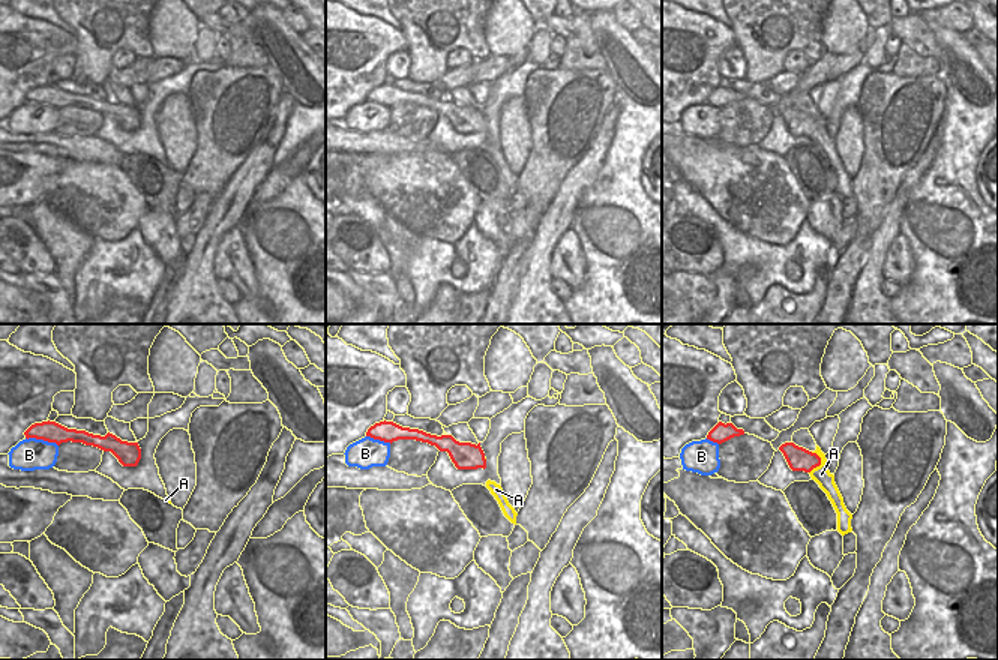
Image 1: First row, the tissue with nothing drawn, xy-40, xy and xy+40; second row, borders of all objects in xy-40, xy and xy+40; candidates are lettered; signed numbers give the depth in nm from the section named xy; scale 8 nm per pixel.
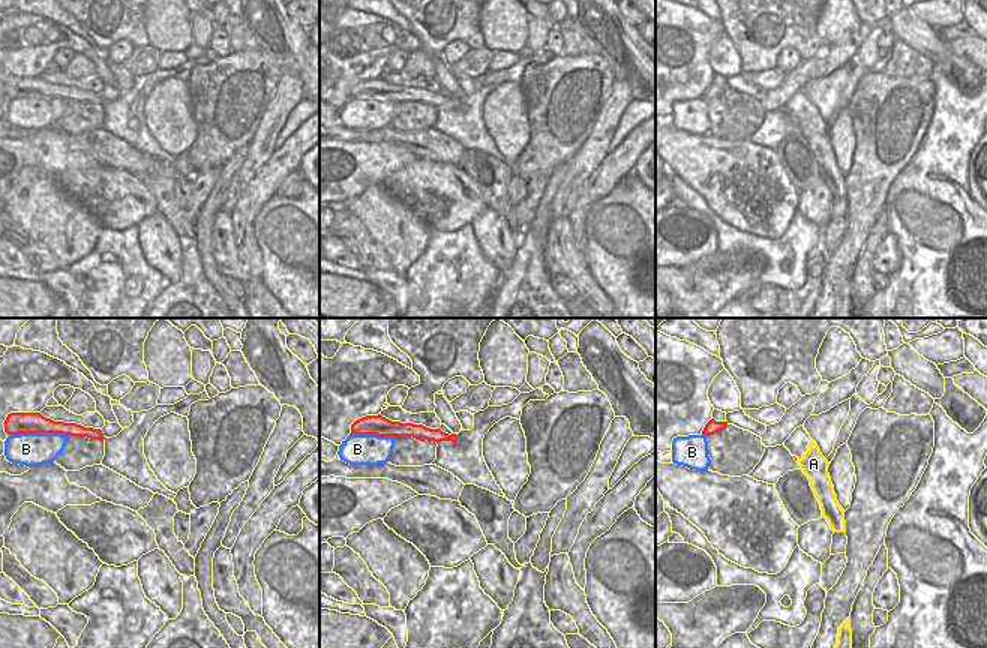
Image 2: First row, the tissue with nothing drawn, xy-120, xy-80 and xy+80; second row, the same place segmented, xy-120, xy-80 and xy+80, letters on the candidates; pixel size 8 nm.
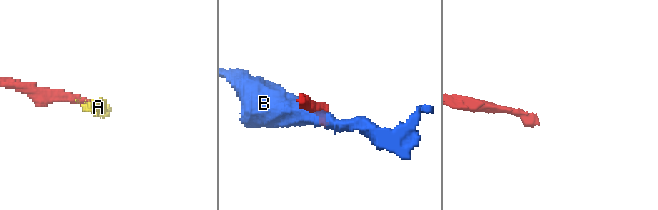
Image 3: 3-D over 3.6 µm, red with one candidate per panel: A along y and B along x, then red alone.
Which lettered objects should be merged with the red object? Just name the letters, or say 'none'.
A

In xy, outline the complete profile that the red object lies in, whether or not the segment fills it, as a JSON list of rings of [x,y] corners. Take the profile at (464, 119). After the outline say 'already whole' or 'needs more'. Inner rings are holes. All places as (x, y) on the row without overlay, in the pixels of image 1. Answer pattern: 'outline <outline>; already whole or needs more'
outline [[[384,84],[371,90],[366,96],[366,100],[390,108],[398,104],[416,104],[428,106],[435,110],[440,116],[447,116],[458,134],[486,132],[486,123],[480,106],[477,110],[471,106],[459,106],[452,99],[437,100]]]; already whole

